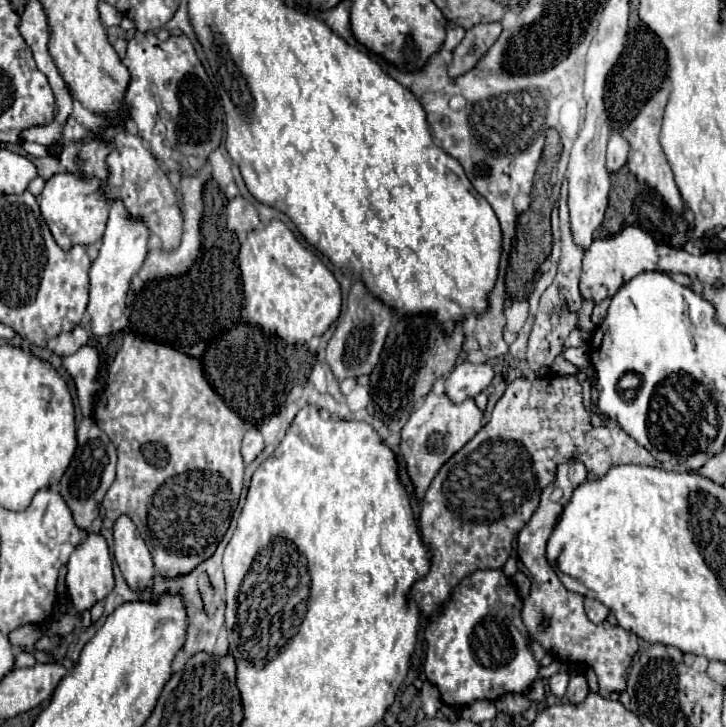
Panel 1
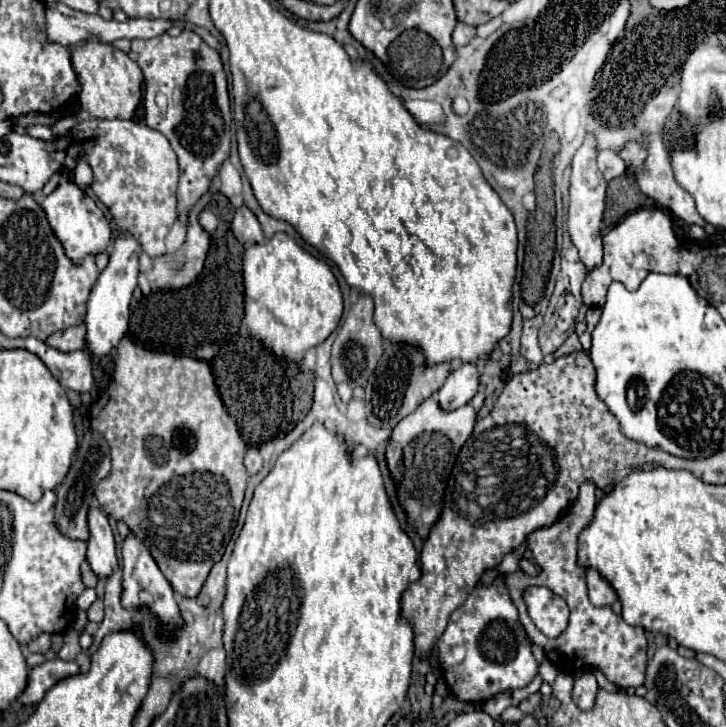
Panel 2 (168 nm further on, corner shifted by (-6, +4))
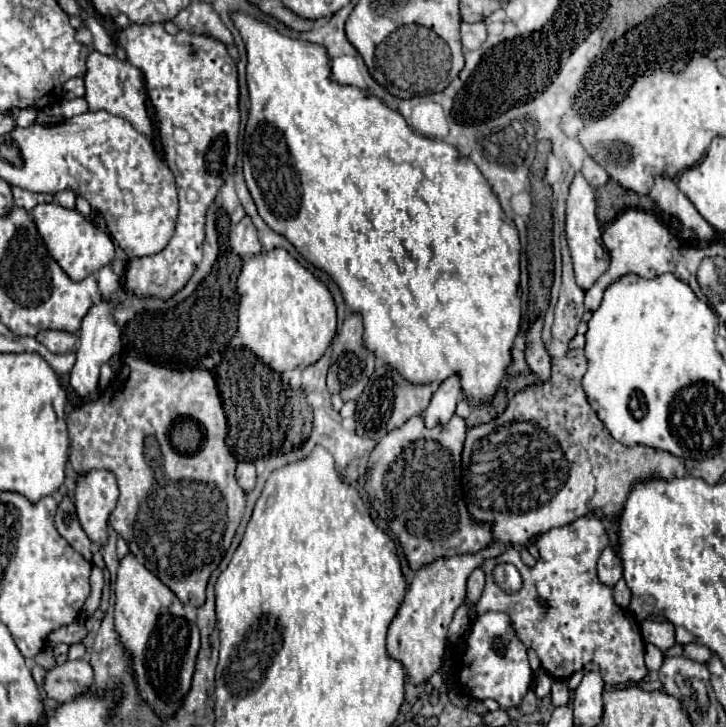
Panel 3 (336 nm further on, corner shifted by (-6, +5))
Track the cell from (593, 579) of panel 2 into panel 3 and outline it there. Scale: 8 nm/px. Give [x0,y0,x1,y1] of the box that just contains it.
[597,543,623,587]

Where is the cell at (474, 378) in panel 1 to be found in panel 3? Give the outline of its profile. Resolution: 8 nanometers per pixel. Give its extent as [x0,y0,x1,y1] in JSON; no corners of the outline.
[423,377,461,427]

